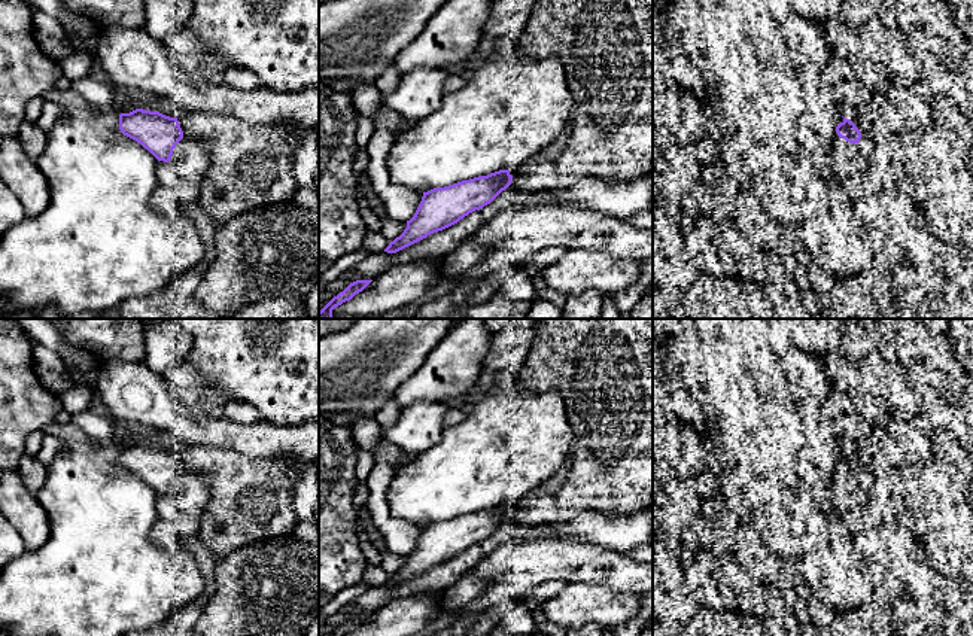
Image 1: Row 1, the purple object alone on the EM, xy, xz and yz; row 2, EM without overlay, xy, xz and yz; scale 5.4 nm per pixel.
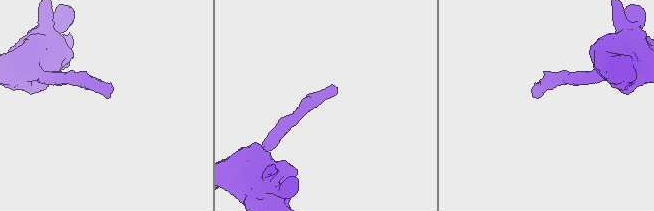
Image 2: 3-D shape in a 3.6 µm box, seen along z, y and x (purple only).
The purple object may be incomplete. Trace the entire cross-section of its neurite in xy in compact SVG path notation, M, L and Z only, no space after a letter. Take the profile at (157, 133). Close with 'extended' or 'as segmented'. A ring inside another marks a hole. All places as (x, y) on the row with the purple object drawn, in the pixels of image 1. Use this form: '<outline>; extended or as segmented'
M136 109L119 115L119 130L158 161L167 162L182 179L201 185L209 167L209 153L200 143L183 134L177 118Z; extended

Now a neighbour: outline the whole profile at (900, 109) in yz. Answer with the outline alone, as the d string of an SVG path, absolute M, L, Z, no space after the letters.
M891 80L873 100L879 121L894 134L915 133L931 122L931 106L910 88Z

